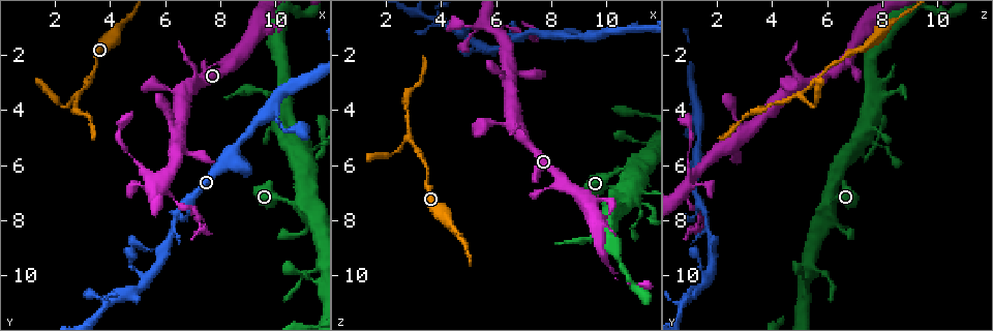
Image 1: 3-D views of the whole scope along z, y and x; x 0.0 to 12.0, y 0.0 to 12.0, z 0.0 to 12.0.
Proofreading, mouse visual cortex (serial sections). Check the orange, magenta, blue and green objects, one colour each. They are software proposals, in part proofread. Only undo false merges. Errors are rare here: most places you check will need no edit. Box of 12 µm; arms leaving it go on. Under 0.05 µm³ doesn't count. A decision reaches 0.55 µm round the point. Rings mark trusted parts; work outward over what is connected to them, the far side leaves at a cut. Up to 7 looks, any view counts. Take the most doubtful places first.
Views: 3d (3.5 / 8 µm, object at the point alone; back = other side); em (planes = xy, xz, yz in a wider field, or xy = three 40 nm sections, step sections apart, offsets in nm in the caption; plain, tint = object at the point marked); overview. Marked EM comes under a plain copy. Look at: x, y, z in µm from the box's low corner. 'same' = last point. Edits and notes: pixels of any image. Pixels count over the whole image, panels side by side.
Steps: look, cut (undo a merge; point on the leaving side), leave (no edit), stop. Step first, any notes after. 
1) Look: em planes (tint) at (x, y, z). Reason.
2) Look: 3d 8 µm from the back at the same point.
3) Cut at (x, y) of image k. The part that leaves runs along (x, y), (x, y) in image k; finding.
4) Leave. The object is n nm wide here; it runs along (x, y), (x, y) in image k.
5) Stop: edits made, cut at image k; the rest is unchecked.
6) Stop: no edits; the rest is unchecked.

Look: 3d 8 µm at (2.9, 3.4, 5.0). Three arms meet.

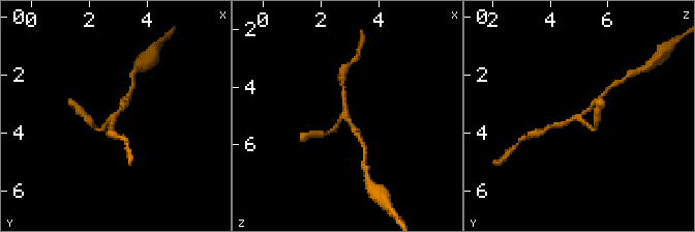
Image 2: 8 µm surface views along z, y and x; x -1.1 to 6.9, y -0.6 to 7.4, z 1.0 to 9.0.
Look: em planes (tint) at (2.9, 3.4, 5.0). Shape alone is not enough.

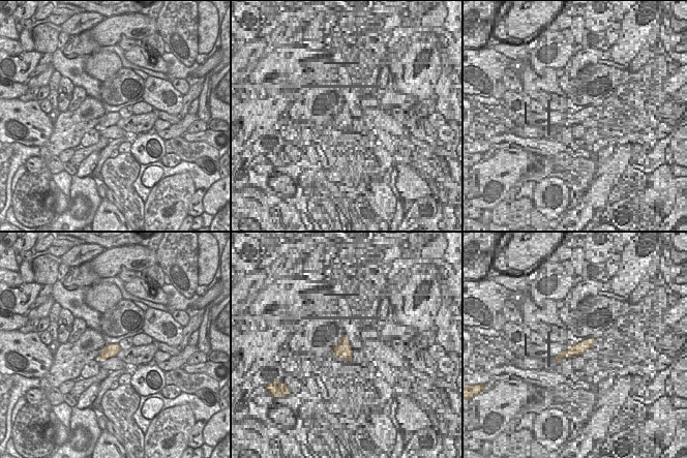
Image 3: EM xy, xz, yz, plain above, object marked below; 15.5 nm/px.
Leave. 3 arms meet here; the arms are 150, 150, 200 nm wide; it runs along (599, 98), (576, 118), (551, 126) in image 2; all the same cell.

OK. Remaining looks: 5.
Look: 3d 3.5 µm at (9.8, 4.0, 1.3). Side arm on a straight run.

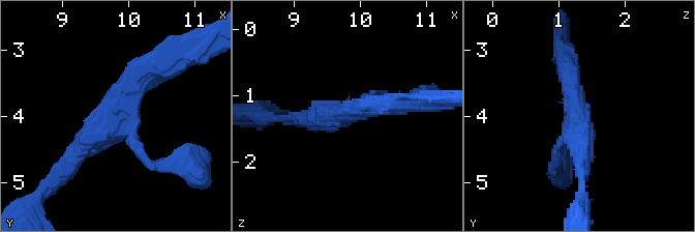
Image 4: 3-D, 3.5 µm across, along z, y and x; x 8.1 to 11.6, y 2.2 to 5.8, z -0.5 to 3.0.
Leave. It runs along (68, 167), (154, 65) in image 4; one cell here.

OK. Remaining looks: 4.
Look: 3d 8 µm at (8.4, 2.3, 6.7). Sharp bend.

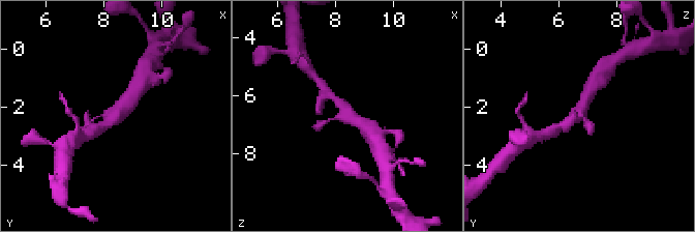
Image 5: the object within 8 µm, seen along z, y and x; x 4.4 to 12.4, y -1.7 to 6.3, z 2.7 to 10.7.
Look: em xy step 3 (tint) at (8.4, 2.2, 6.6). Shape alone is not enough.

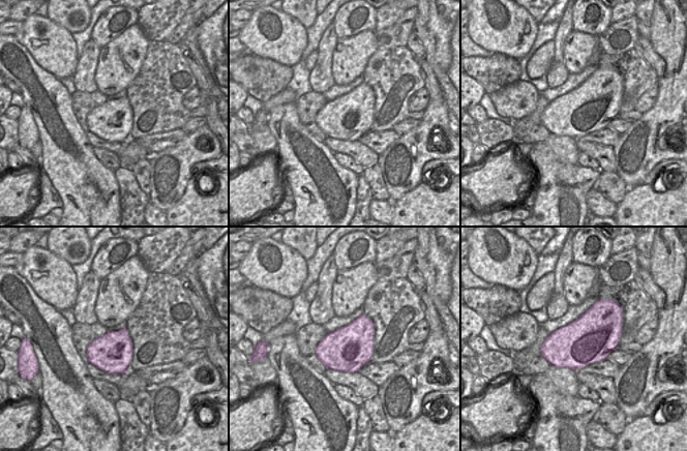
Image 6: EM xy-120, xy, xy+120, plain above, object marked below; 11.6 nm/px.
Leave. It runs along (95, 128), (111, 123), (132, 92) in image 5; one cell here.

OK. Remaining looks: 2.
Stop: no edits; the rest is unchecked.

